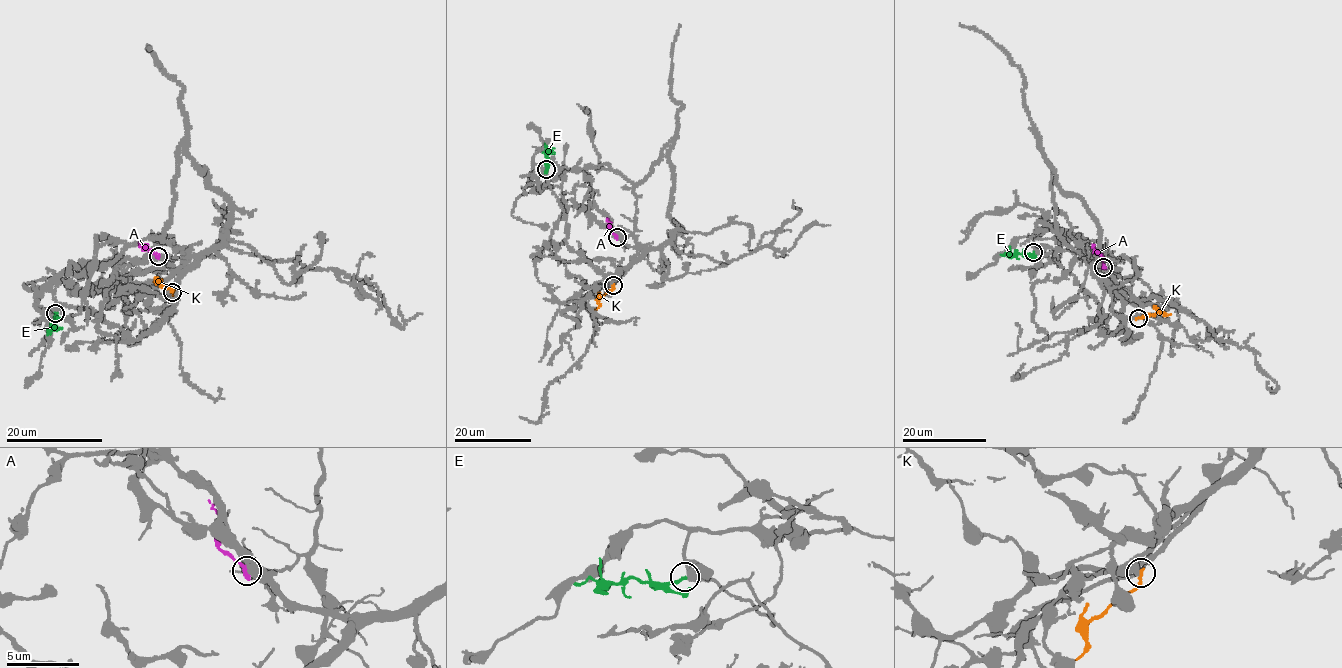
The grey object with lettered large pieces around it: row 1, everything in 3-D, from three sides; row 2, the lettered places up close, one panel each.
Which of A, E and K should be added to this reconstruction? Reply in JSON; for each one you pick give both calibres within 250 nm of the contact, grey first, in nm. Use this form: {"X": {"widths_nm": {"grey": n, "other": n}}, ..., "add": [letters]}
{"add": []}

